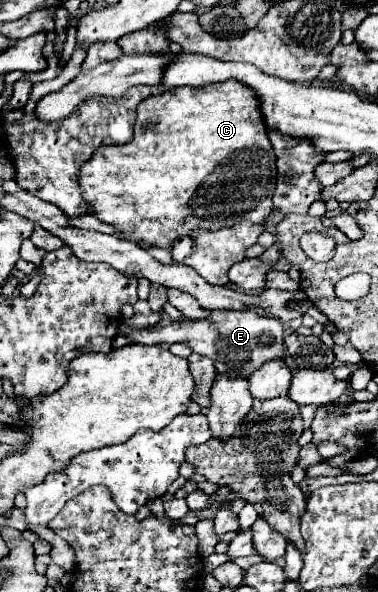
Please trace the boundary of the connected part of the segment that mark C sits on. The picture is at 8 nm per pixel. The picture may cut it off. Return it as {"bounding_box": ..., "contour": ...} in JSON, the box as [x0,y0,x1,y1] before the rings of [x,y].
{"bounding_box":[79,80,277,252],"contour":[[[227,80],[227,82],[217,82],[217,84],[207,84],[199,88],[171,88],[171,92],[163,94],[153,94],[147,100],[143,100],[137,106],[137,130],[131,142],[121,144],[121,146],[101,146],[95,150],[95,154],[81,166],[79,170],[79,188],[83,192],[83,200],[89,204],[89,214],[97,216],[101,222],[113,226],[123,238],[133,240],[133,242],[147,242],[149,246],[161,248],[171,252],[173,242],[181,236],[189,236],[193,230],[219,230],[223,226],[233,226],[241,220],[251,220],[255,224],[265,222],[273,210],[273,192],[275,192],[275,182],[277,182],[277,168],[275,168],[275,152],[273,146],[267,138],[267,128],[263,128],[259,120],[259,104],[255,104],[255,98],[243,84],[237,80]]]}

